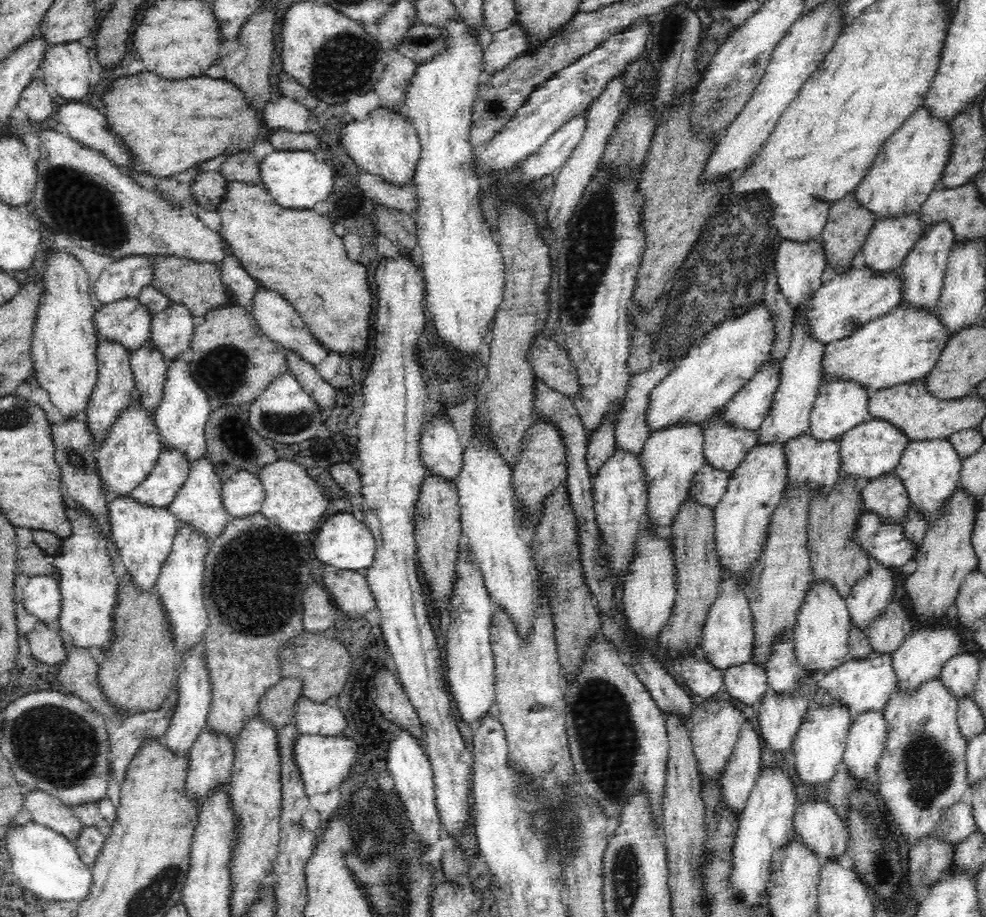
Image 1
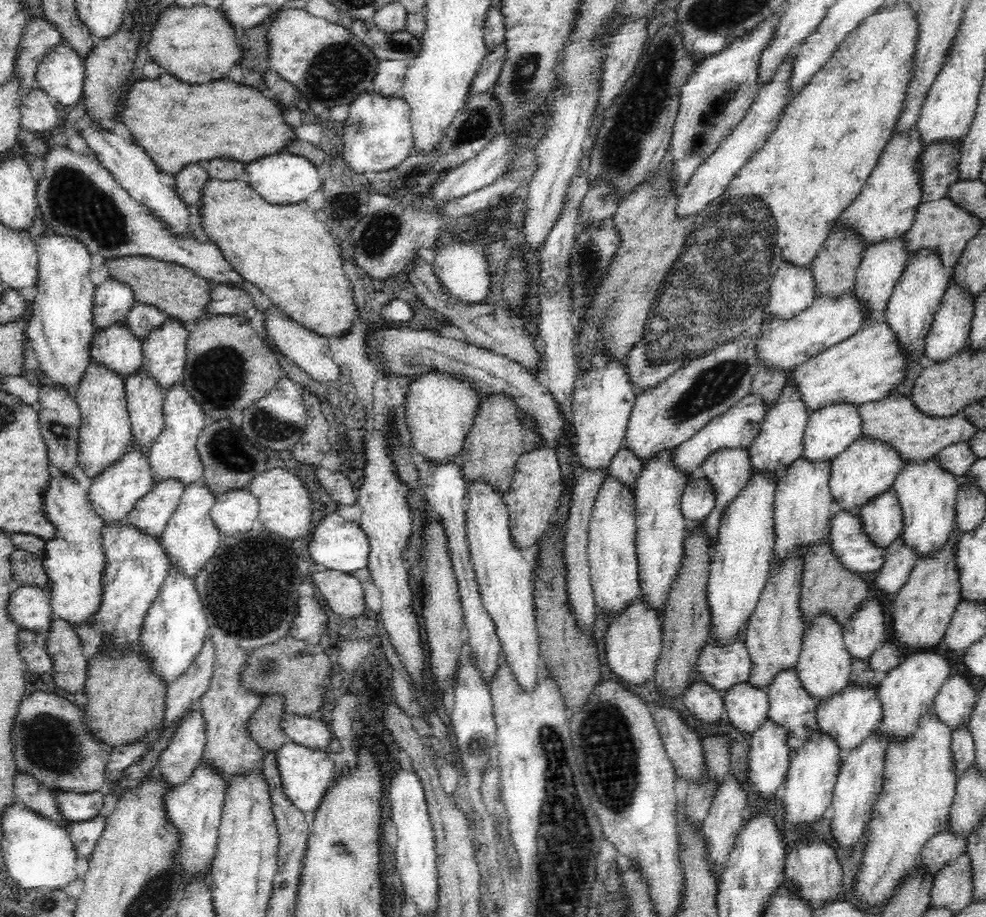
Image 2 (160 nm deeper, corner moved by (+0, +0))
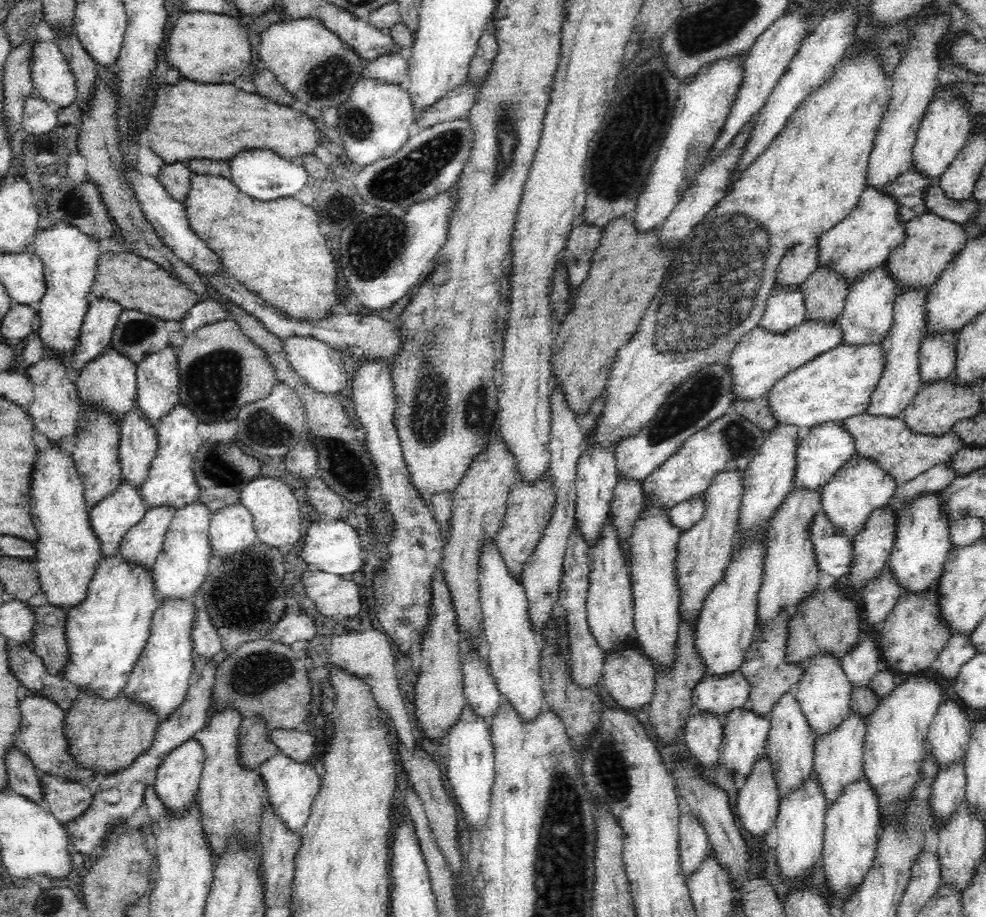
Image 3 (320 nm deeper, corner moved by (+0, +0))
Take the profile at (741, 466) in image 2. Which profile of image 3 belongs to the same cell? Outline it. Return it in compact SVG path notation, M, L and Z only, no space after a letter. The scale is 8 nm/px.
M724 469L713 474L704 492L704 516L694 526L682 531L678 542L676 562L680 581L680 616L698 620L699 612L708 591L723 577L732 554L734 534L737 530L740 506L744 494L744 472L740 469Z

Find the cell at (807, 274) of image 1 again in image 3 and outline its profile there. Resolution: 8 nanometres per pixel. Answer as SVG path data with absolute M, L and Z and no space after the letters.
M776 284L771 290L760 325L765 330L774 332L790 330L806 319L806 306L801 284L792 286Z

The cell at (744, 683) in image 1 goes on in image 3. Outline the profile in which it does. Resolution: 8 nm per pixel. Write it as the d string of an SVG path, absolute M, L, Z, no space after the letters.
M742 706L731 708L724 714L723 719L726 746L721 750L722 760L726 763L727 769L730 769L734 774L741 774L746 780L753 763L767 751L766 746L771 727L770 715L756 713L750 707Z

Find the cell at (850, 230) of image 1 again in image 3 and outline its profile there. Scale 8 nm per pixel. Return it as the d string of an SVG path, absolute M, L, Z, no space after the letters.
M824 263L824 266L819 265L801 284L807 305L806 318L840 318L850 286L847 277L833 270L828 263Z

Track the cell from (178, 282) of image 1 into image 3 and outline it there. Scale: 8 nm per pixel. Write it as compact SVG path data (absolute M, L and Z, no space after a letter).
M128 250L124 252L104 252L99 256L97 274L91 293L94 293L96 298L114 298L116 302L122 304L125 310L140 310L165 321L182 320L186 313L202 300L201 296L187 282L179 278L175 272L167 270L164 266L156 263L156 261Z

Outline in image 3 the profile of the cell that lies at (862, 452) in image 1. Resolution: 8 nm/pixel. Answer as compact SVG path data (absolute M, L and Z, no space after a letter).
M855 453L821 488L822 510L840 533L854 538L863 529L868 515L888 503L899 485L894 475L888 473L874 457Z

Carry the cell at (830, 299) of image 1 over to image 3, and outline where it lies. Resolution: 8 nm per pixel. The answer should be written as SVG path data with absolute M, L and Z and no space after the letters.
M806 318L790 330L776 332L765 330L762 325L755 326L744 334L728 360L735 378L737 402L765 395L785 374L836 348L843 344L843 341L843 326L839 318Z

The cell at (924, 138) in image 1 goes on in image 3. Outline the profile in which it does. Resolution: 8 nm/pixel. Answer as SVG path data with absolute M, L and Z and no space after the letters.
M867 184L858 204L848 216L821 234L818 248L819 264L824 266L824 263L828 263L833 270L844 274L849 283L854 282L862 271L872 270L888 260L890 253L908 238L904 224L900 215L900 203L894 195L888 193L886 186Z

